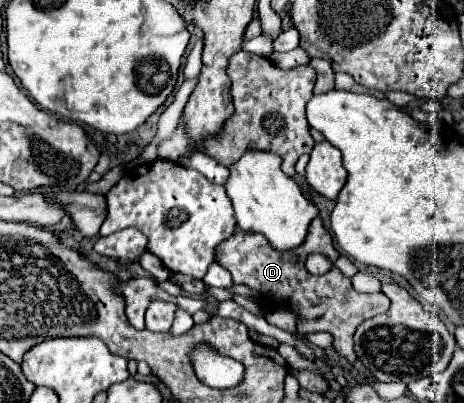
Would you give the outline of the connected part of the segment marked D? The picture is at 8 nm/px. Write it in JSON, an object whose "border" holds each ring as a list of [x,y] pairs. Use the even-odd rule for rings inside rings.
{"border":[[[321,218],[313,220],[305,244],[301,244],[301,248],[295,248],[293,252],[273,252],[265,236],[253,234],[253,232],[235,232],[217,248],[219,262],[231,272],[235,284],[245,284],[253,290],[259,290],[263,294],[261,300],[267,306],[267,310],[269,310],[269,294],[271,294],[271,308],[287,308],[287,310],[297,312],[299,334],[329,332],[335,338],[333,340],[335,352],[353,364],[357,360],[353,352],[355,328],[363,320],[385,312],[389,308],[389,298],[383,292],[375,292],[375,294],[357,292],[351,286],[351,280],[337,268],[331,268],[323,276],[309,274],[305,268],[305,258],[313,252],[325,254],[331,262],[339,258],[339,252],[333,248],[331,236],[323,228]],[[305,328],[315,328],[315,330],[305,330]]]}

